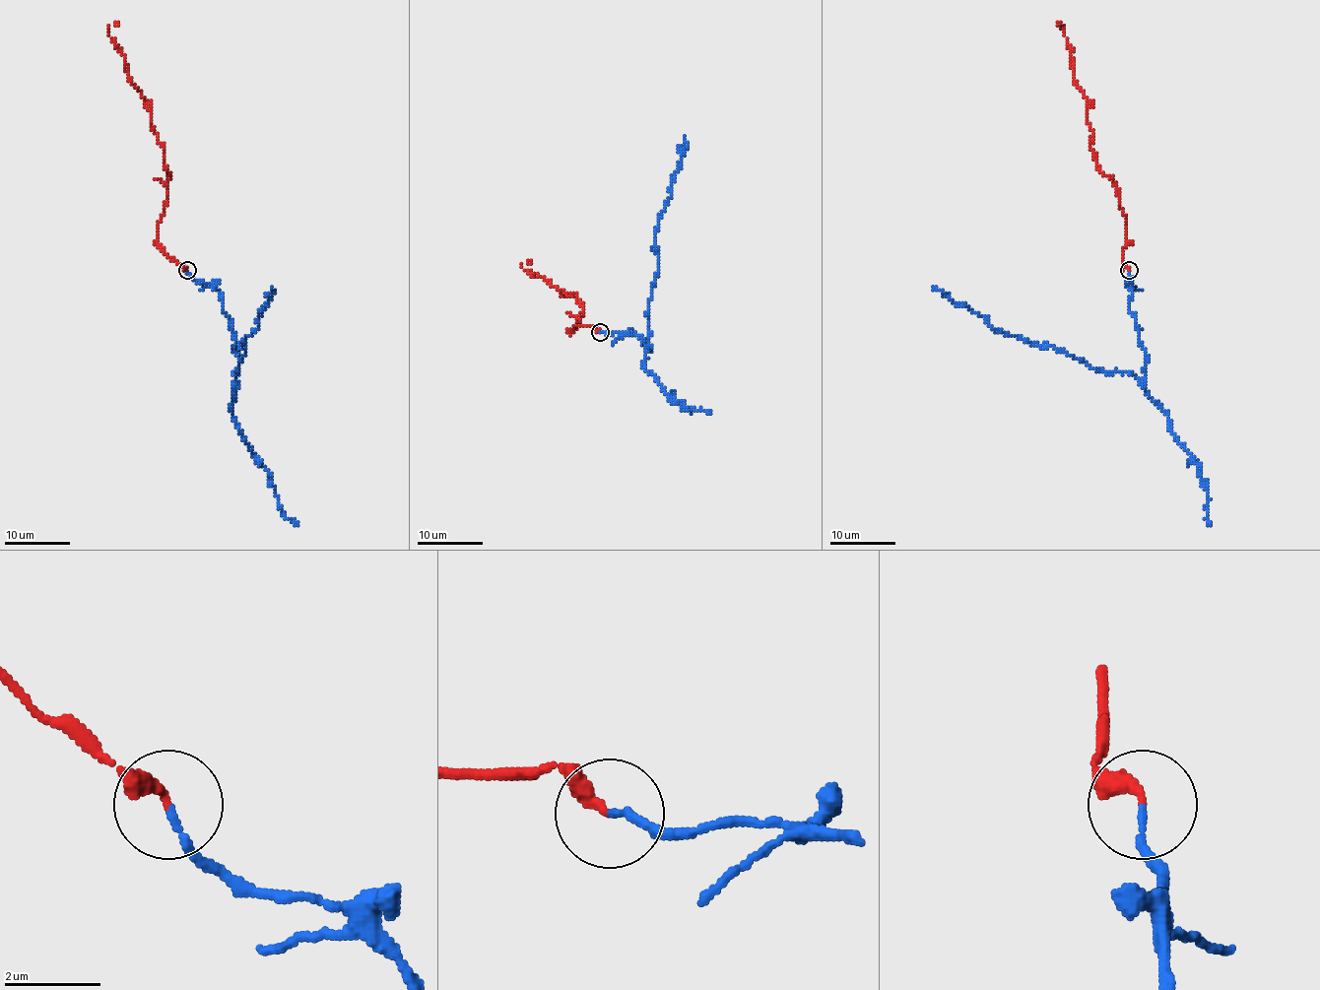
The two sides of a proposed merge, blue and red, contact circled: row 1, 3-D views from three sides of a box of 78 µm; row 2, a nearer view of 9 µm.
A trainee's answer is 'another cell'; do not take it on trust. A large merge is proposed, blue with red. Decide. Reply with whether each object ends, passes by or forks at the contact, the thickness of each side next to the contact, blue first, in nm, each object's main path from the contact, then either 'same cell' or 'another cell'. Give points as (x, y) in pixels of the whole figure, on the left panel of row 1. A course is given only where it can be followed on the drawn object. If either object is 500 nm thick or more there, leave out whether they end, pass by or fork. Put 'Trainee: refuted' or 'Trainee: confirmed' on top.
Trainee: refuted
blue ends; red ends; calibres 130 and 280 nm; course blue (187, 270), (220, 296), (238, 356), (236, 380), (244, 338), (258, 328), (273, 288); course red (187, 270), (158, 243), (169, 171), (152, 125), (152, 109), (110, 37), (109, 26), (119, 23); same cell

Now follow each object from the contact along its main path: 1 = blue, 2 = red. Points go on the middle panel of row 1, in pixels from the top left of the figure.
1: (600, 331), (636, 333), (652, 349), (649, 298), (657, 269), (657, 220), (671, 195), (686, 135)
2: (600, 331), (590, 326), (570, 330), (582, 305), (575, 294), (569, 296), (523, 269), (522, 264), (532, 261)

